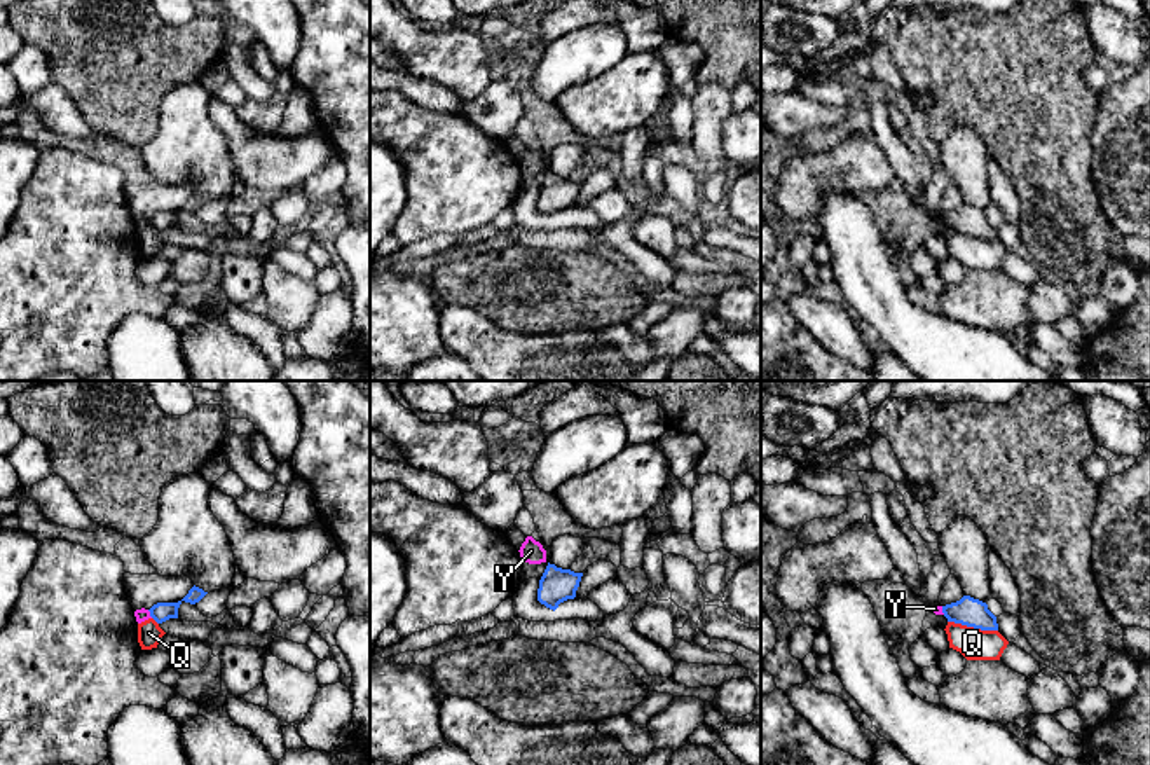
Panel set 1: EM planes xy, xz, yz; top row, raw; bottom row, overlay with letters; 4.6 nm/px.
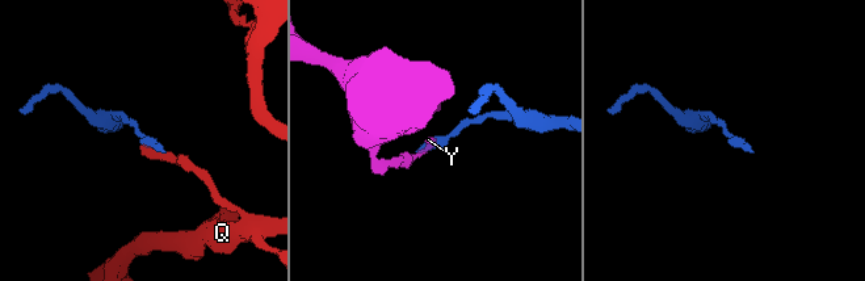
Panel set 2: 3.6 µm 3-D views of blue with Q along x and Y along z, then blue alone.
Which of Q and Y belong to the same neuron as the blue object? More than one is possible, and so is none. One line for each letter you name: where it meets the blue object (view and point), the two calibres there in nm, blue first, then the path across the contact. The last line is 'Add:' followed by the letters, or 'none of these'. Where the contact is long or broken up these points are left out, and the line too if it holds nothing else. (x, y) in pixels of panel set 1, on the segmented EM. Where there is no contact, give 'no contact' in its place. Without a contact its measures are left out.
Add: none of these

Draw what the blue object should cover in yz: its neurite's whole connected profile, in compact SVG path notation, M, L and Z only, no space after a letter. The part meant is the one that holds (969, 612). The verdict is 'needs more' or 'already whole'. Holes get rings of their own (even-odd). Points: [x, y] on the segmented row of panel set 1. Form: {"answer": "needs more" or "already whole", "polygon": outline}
{"answer": "already whole", "polygon": "M963 596L960 601L942 606L948 622L962 624L981 631L998 631L996 617L988 610L988 604Z"}

